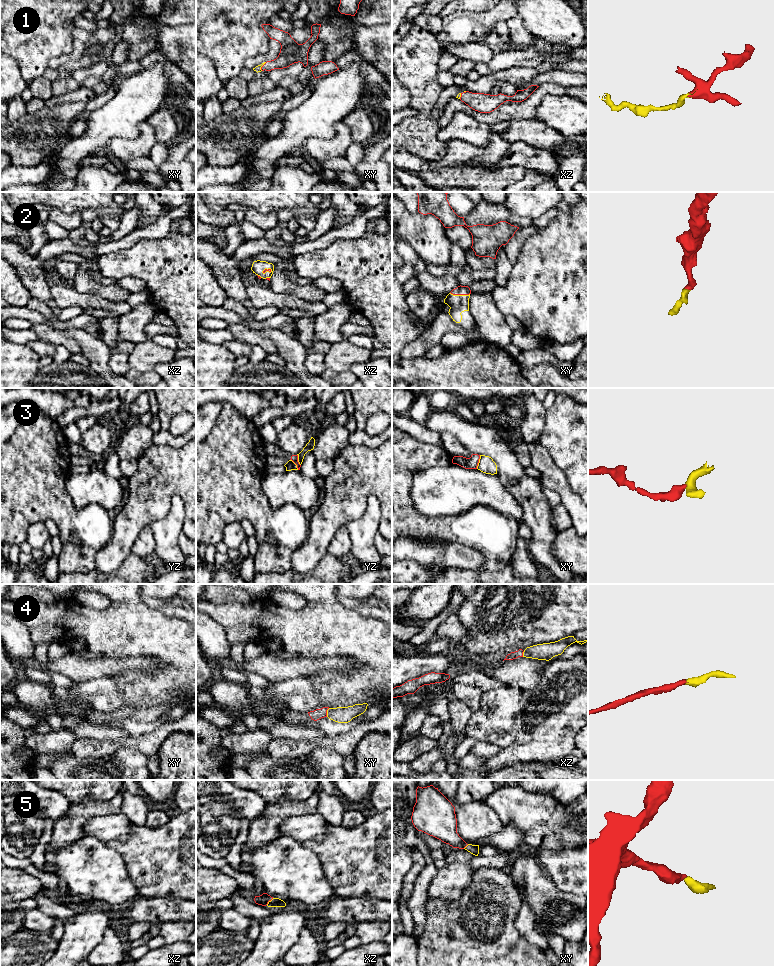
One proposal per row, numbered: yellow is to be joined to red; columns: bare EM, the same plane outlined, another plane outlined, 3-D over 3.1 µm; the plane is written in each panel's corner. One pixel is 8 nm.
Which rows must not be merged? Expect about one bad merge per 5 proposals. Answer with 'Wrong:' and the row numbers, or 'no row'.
Wrong: 3

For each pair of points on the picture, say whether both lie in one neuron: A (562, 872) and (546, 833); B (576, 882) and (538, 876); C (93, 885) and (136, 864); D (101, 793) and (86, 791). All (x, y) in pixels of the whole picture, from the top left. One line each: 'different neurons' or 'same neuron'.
A: different neurons
B: different neurons
C: different neurons
D: same neuron

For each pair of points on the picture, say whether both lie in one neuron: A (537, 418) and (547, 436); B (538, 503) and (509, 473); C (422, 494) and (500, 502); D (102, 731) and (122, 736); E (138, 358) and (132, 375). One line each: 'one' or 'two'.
A: two
B: one
C: one
D: one
E: two

